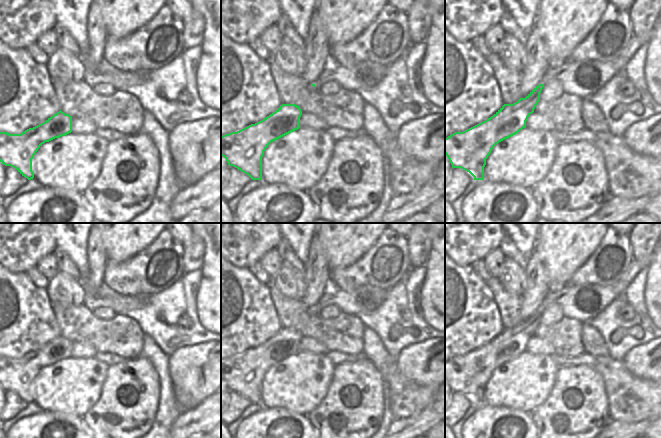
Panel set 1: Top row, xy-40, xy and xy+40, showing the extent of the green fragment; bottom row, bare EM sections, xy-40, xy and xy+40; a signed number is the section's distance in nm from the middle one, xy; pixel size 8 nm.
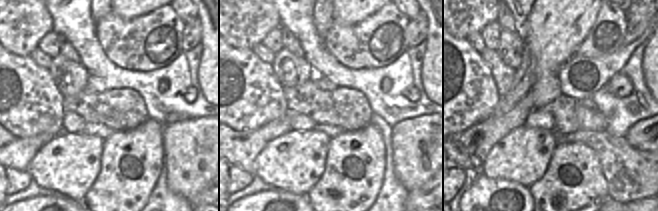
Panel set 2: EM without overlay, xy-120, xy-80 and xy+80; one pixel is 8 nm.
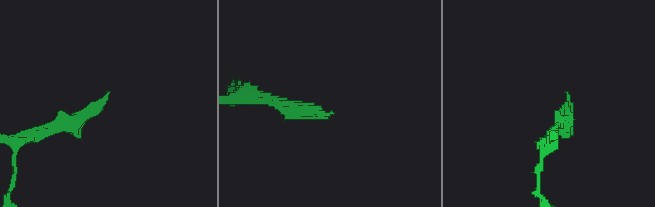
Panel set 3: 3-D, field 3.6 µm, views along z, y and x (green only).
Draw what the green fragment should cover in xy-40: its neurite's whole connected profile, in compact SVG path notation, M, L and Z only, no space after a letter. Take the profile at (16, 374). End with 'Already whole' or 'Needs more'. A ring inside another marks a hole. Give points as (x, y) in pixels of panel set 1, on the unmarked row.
M61 334L45 346L21 358L0 356L0 386L15 392L22 400L34 402L32 383L38 373L55 362L72 356L72 341Z. Already whole.

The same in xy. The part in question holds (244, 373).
M282 328L275 336L263 344L251 348L237 356L221 360L221 380L229 390L233 390L247 398L252 404L262 404L262 381L268 369L299 353L302 335L295 328Z. Already whole.

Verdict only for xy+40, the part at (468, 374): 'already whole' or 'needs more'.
needs more

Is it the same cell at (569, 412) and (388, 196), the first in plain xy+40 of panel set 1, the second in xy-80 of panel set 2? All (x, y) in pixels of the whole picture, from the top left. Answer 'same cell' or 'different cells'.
different cells

